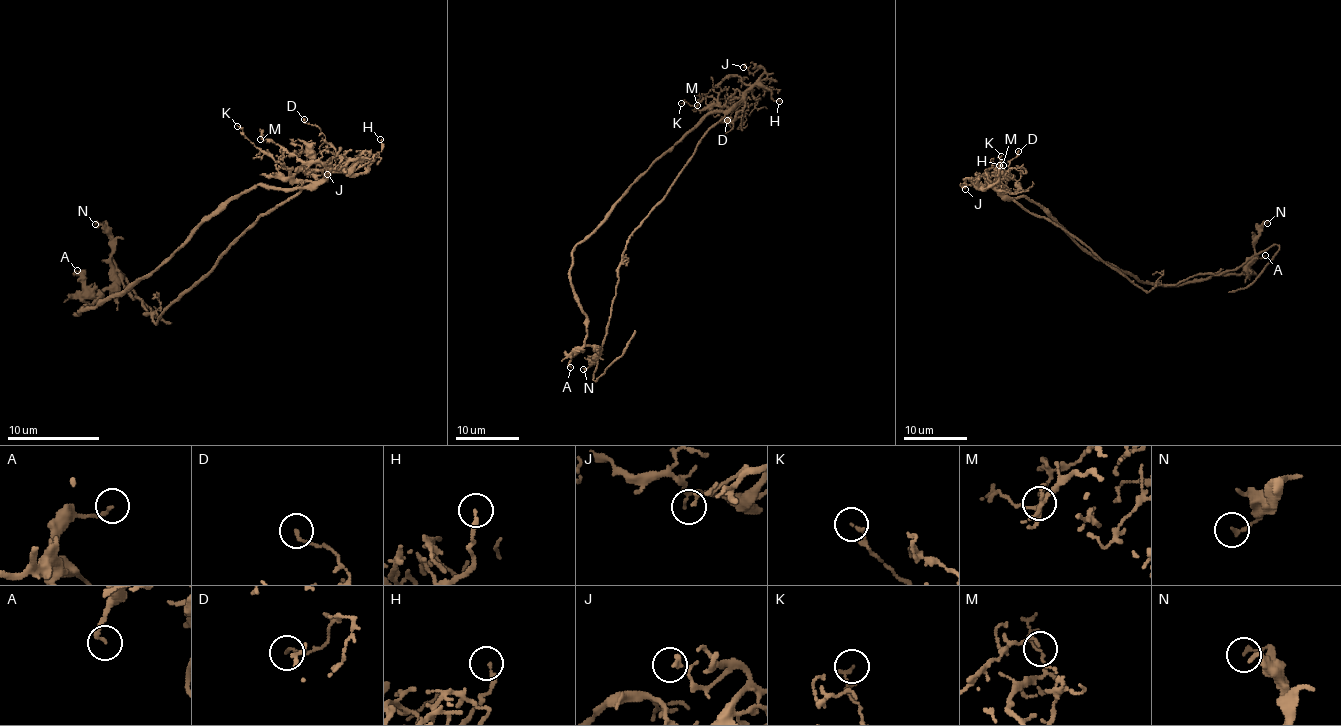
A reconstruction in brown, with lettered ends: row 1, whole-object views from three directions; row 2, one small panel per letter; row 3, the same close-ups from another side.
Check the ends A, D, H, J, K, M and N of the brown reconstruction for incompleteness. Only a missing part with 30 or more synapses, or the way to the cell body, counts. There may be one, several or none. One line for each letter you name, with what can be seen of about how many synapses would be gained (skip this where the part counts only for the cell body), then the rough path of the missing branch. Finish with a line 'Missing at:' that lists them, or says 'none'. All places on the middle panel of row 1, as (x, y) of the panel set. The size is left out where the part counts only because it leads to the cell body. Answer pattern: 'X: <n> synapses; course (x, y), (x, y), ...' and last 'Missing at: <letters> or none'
Missing at: none

